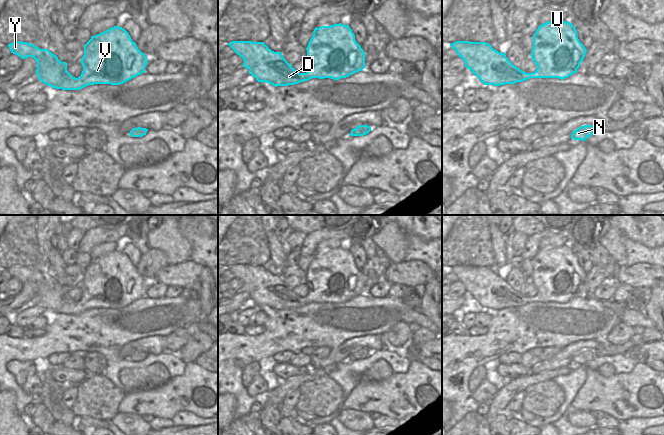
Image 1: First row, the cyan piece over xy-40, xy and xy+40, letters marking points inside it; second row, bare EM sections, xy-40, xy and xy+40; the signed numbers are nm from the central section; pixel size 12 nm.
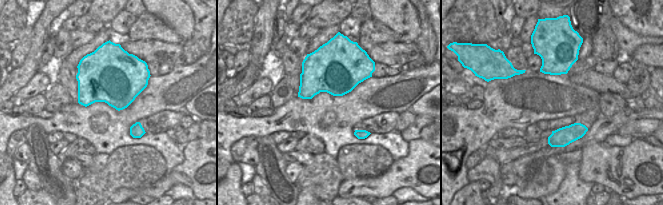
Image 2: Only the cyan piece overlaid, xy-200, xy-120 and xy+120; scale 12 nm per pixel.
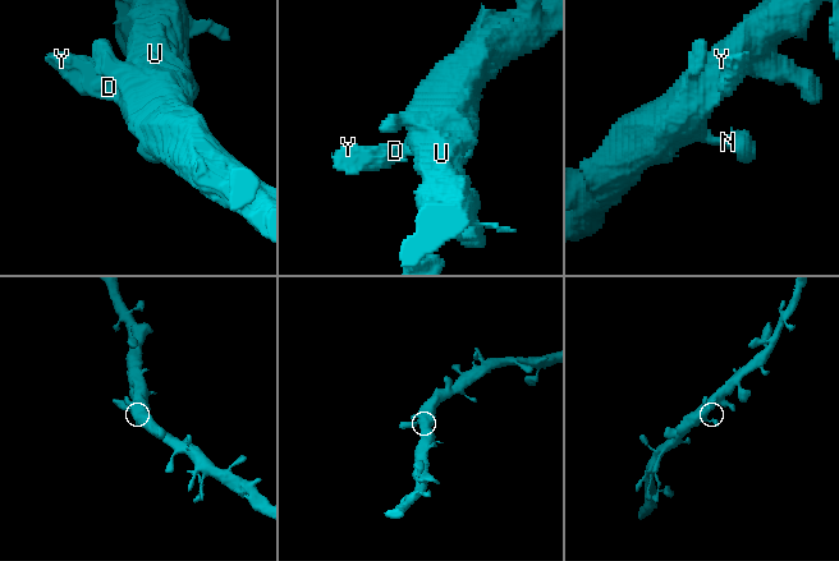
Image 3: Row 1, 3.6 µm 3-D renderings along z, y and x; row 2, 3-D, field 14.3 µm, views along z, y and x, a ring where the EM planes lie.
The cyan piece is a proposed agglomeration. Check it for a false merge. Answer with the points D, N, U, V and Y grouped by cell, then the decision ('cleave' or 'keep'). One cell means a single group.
D N U V Y | keep

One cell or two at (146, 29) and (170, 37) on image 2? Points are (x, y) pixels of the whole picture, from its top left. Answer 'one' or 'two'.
one

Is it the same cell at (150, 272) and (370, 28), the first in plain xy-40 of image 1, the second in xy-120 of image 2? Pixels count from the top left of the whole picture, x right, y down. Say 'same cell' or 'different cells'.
same cell

